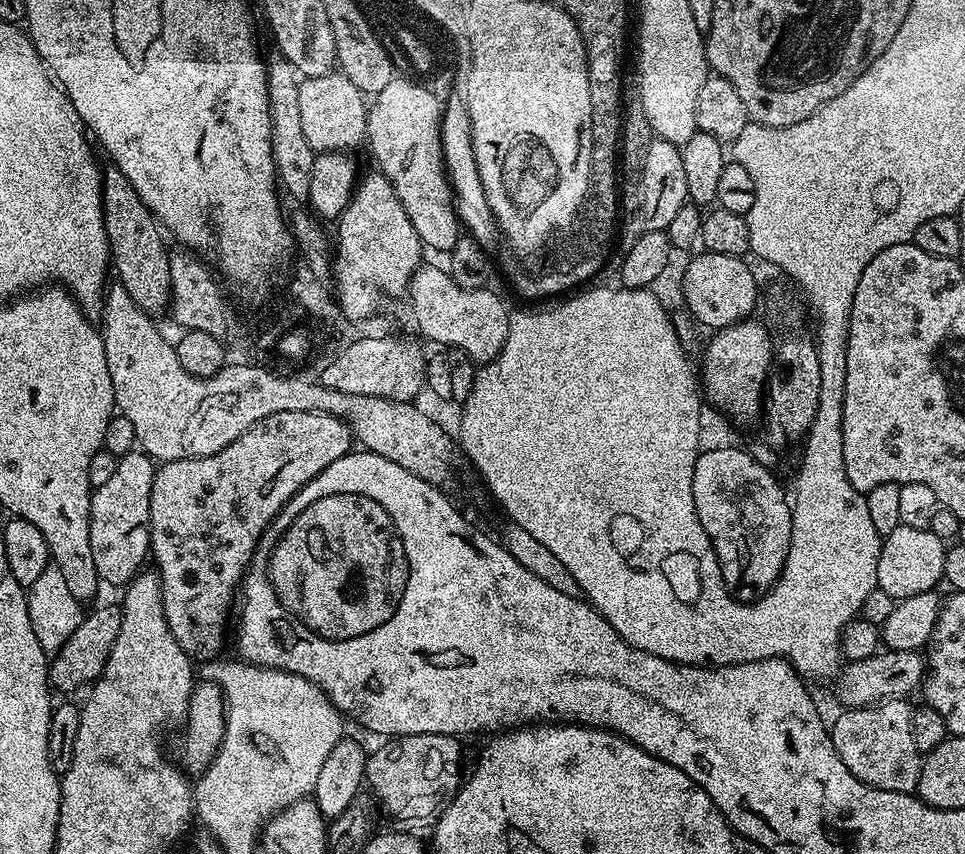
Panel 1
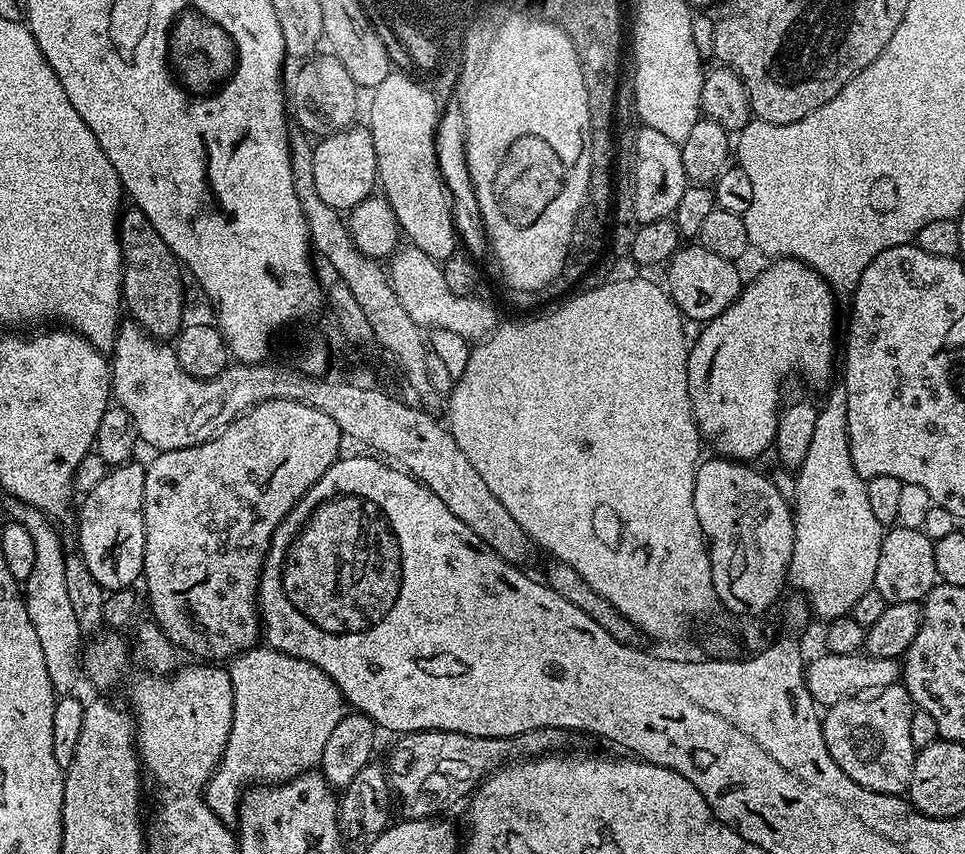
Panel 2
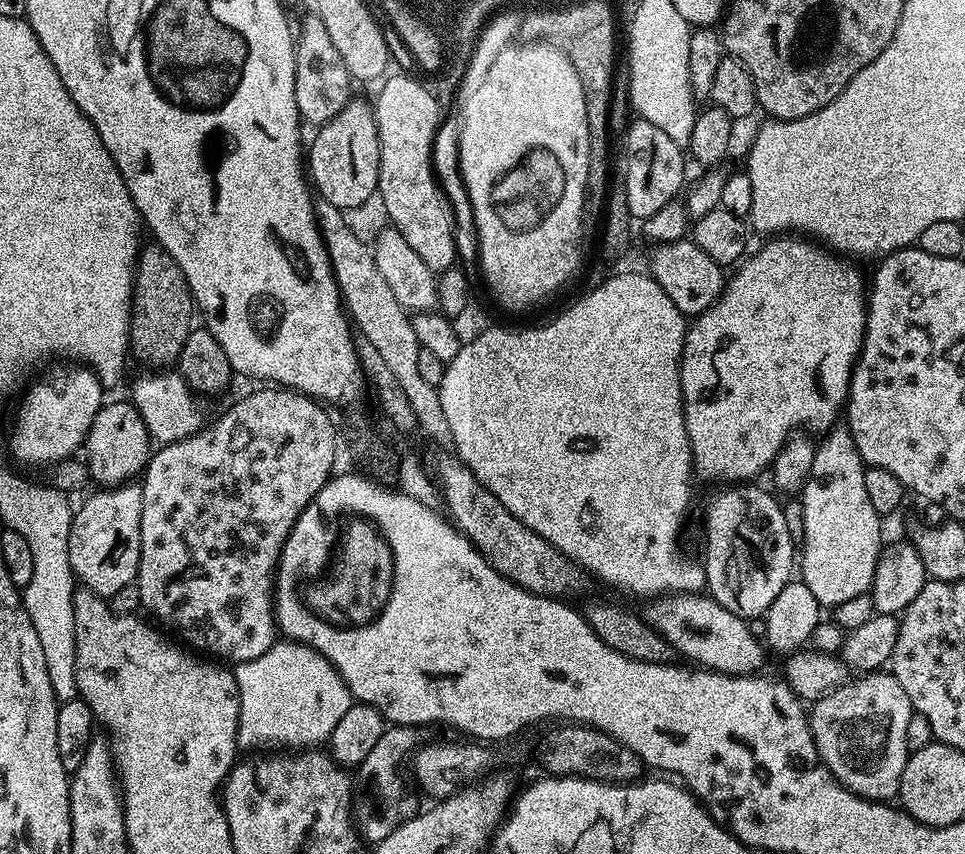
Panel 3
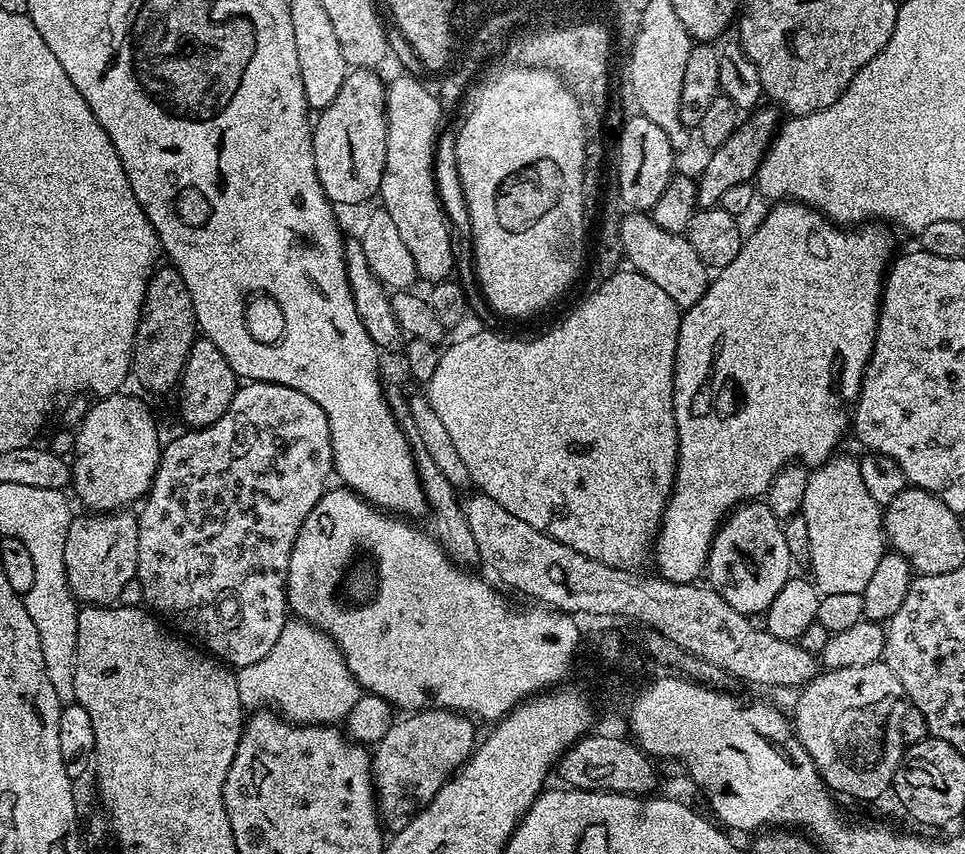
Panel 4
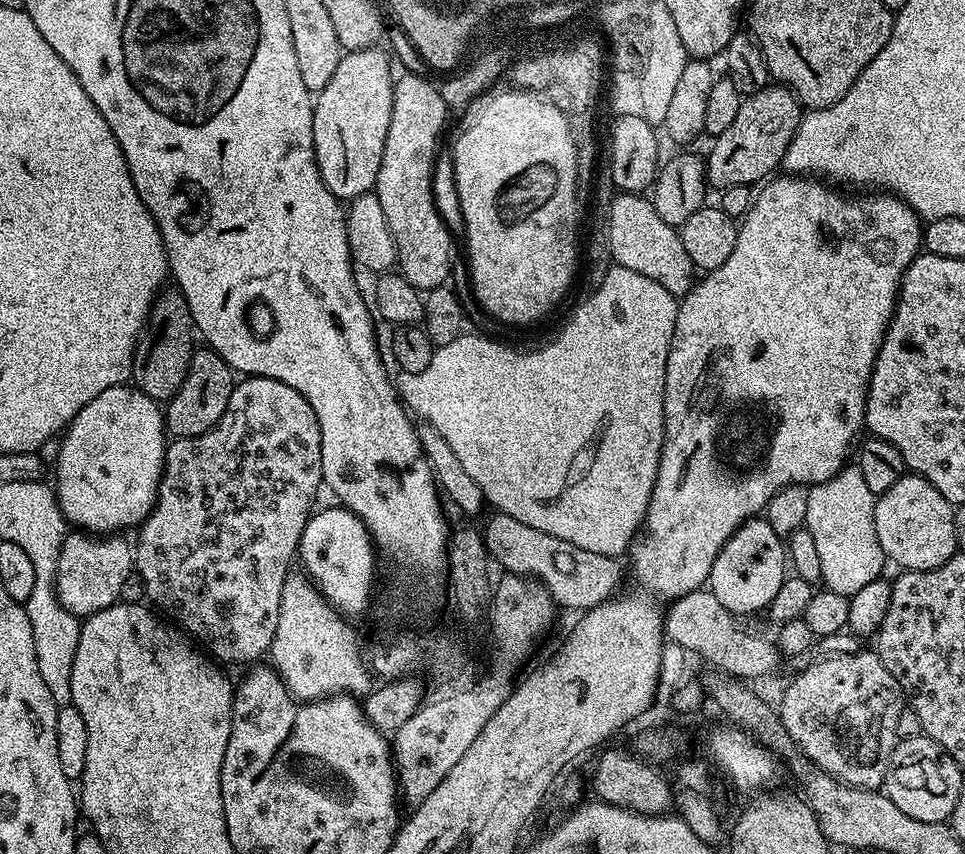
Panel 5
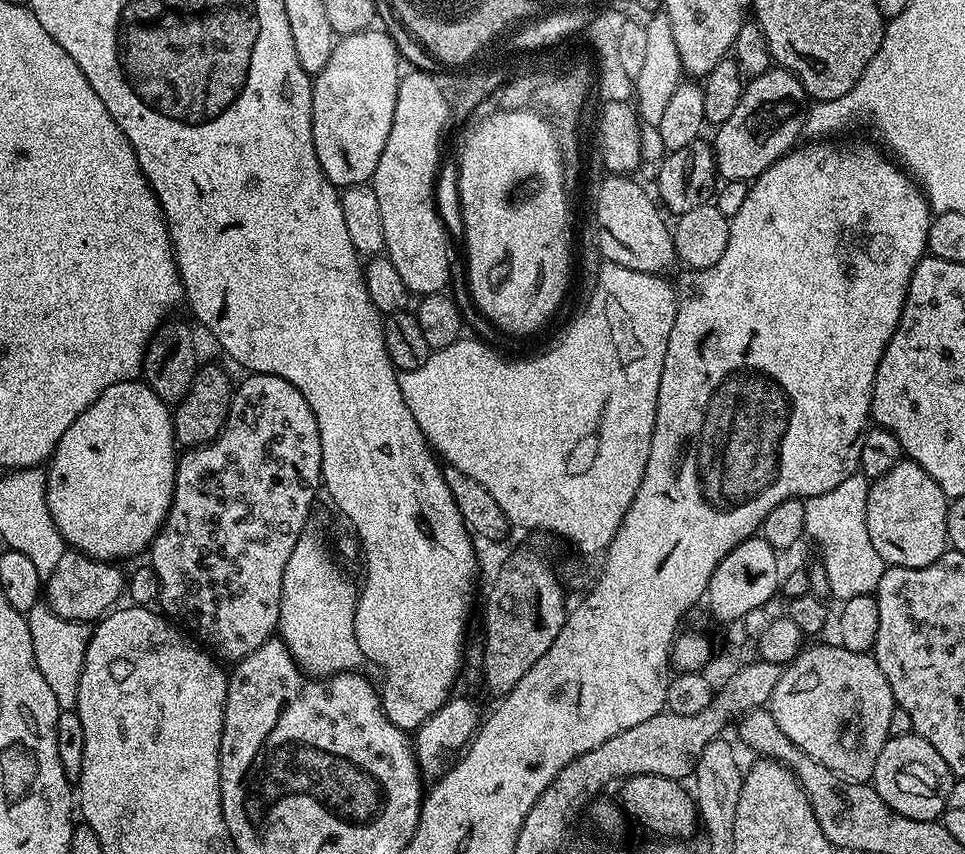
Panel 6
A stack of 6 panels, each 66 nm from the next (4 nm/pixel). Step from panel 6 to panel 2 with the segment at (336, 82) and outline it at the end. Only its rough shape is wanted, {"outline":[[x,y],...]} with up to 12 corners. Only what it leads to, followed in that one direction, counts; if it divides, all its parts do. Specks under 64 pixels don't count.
{"outline":[[367,127],[313,147],[314,183],[326,206],[351,210],[378,177]]}

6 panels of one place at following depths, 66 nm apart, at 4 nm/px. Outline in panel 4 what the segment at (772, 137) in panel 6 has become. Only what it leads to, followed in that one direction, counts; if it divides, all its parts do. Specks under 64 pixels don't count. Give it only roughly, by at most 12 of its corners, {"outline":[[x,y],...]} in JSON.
{"outline":[[777,109],[753,111],[711,149],[696,202],[717,207],[749,183],[778,131]]}

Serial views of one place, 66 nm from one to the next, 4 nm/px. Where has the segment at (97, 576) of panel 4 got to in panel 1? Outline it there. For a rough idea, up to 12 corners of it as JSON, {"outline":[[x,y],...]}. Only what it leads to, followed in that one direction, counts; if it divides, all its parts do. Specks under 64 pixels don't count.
{"outline":[[153,458],[117,459],[92,493],[90,554],[105,585],[149,559]]}

